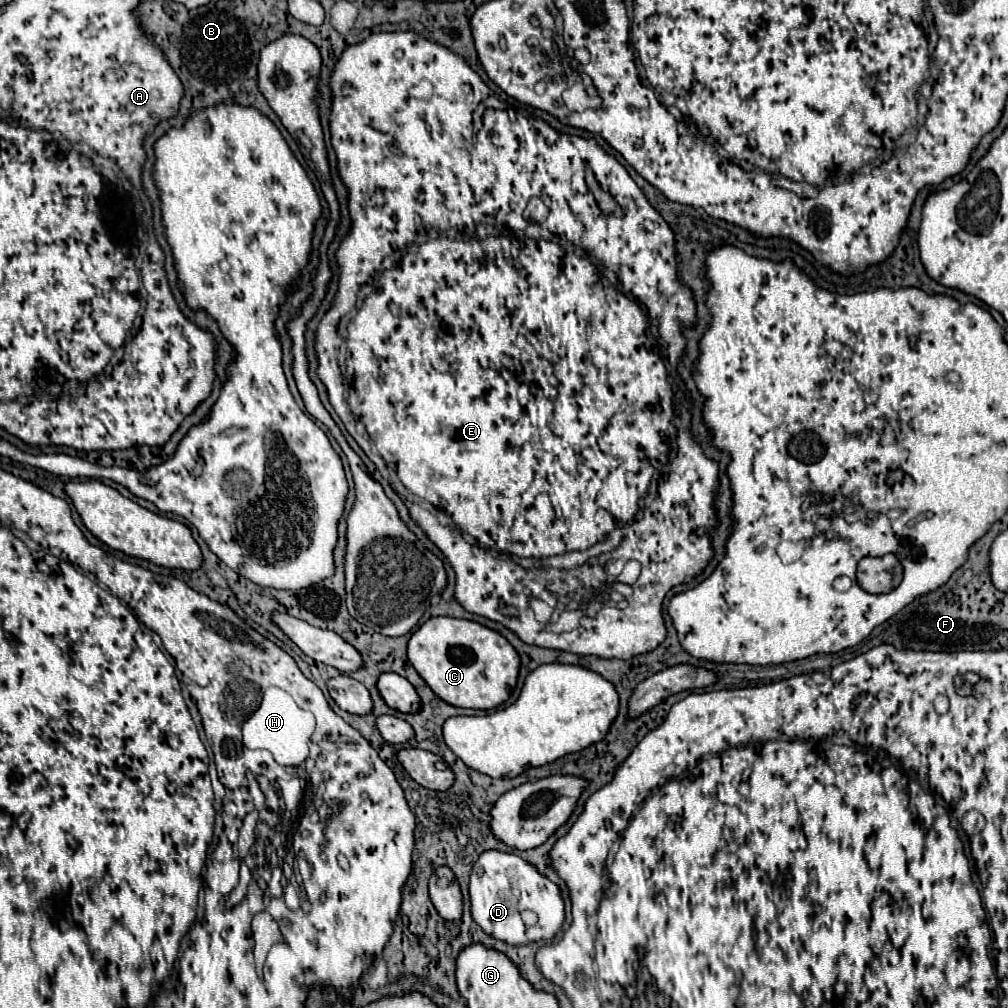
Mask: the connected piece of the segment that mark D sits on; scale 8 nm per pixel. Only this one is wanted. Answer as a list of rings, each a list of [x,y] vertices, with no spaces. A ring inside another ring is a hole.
[[[485,850],[473,864],[469,894],[473,920],[487,934],[513,946],[537,940],[551,940],[565,922],[565,902],[559,886],[517,854],[501,850]],[[523,910],[533,910],[537,914],[539,920],[535,926],[527,926],[521,920]]]

